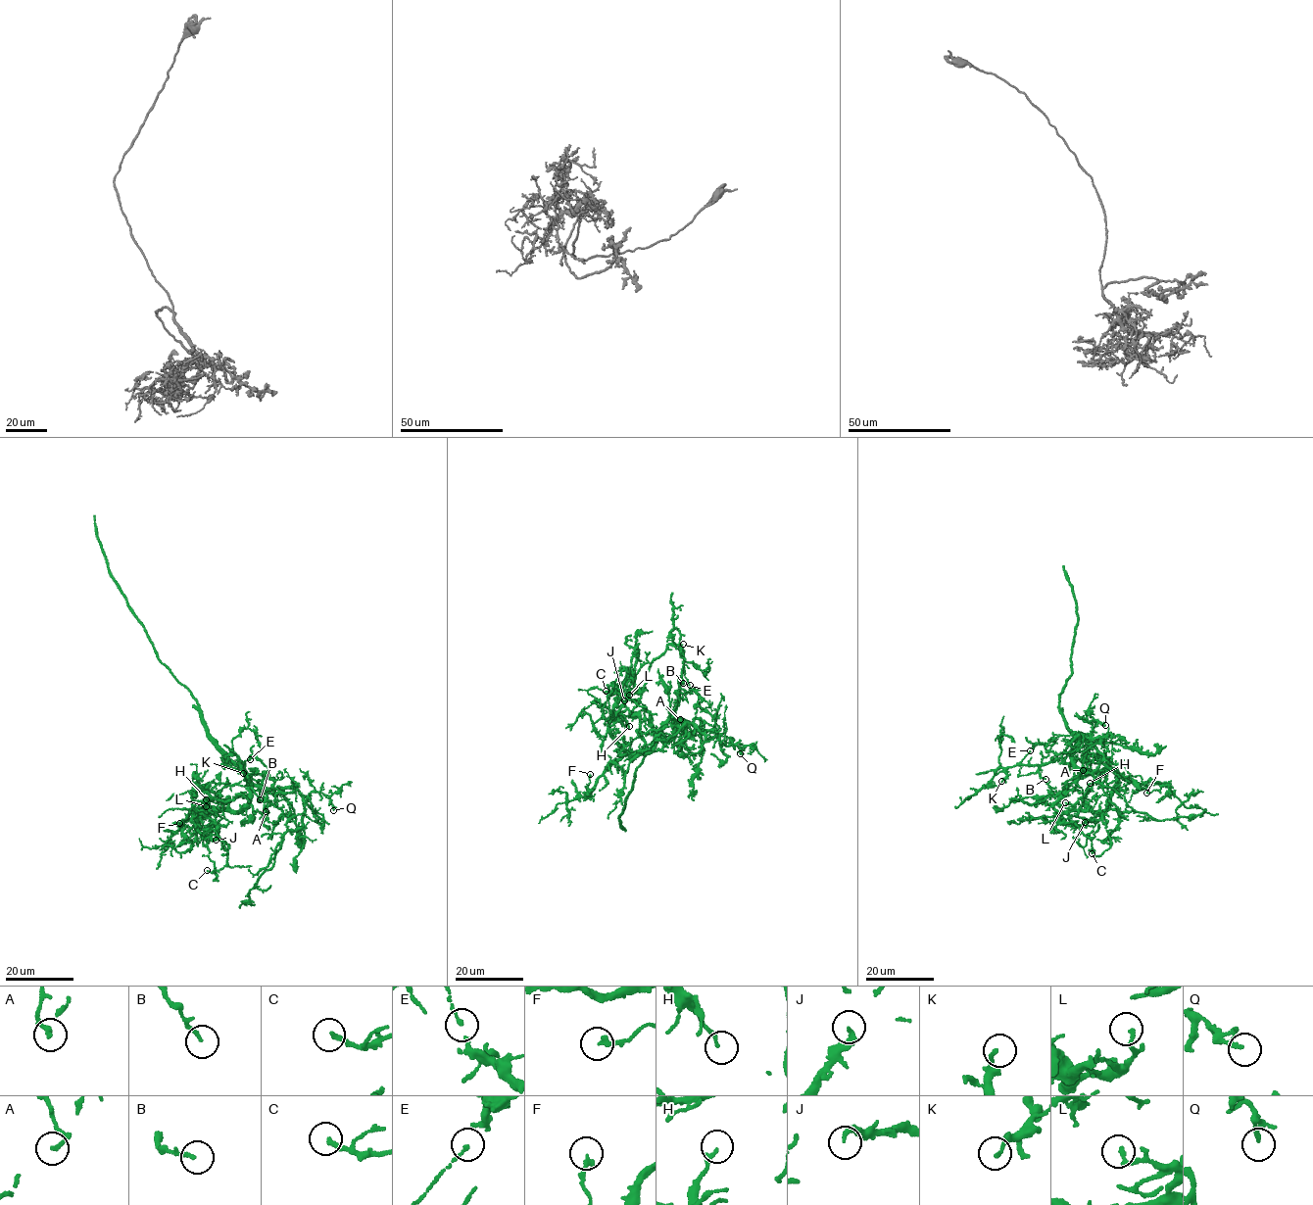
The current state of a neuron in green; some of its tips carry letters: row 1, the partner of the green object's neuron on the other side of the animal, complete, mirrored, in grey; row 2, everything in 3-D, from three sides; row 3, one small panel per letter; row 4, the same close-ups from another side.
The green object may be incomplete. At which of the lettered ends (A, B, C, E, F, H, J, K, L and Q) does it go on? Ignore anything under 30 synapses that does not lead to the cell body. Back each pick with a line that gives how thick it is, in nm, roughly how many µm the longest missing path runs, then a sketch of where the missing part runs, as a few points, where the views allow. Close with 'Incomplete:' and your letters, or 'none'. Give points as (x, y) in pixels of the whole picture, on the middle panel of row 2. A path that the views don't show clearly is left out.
Incomplete: none

